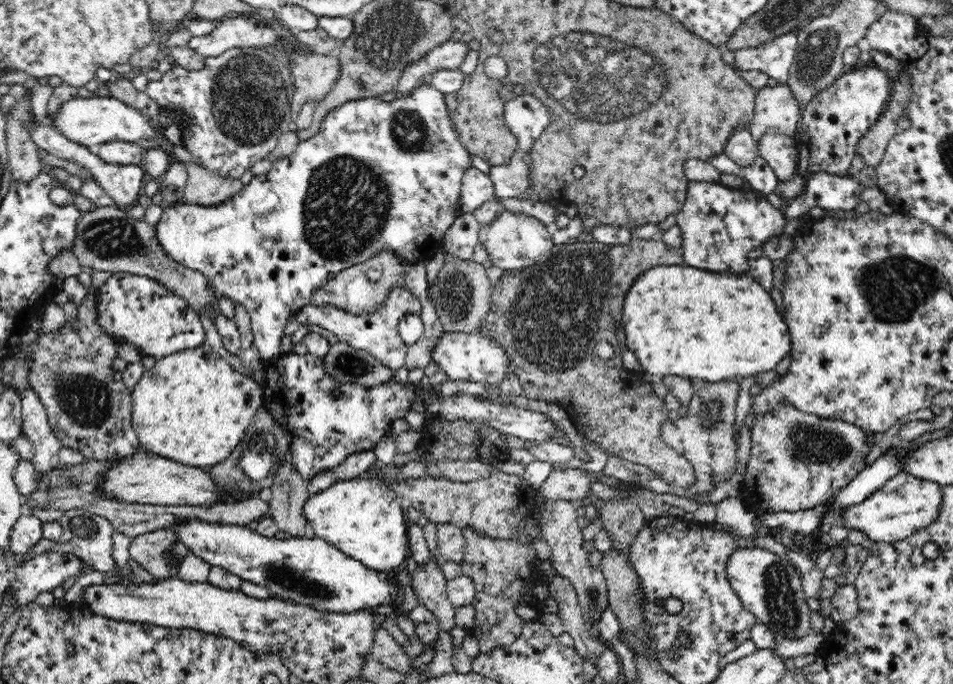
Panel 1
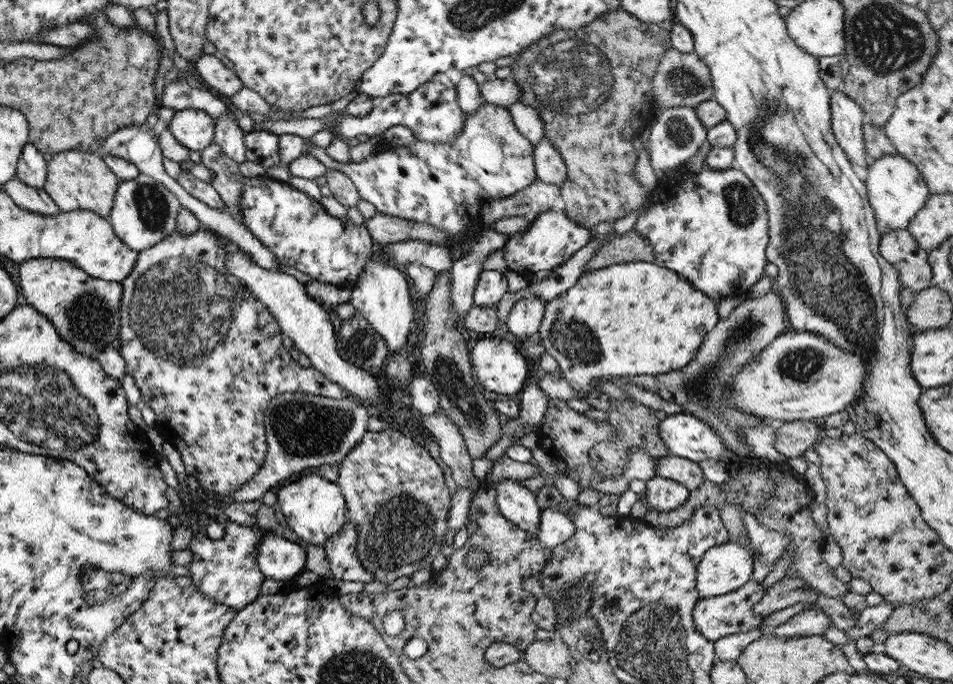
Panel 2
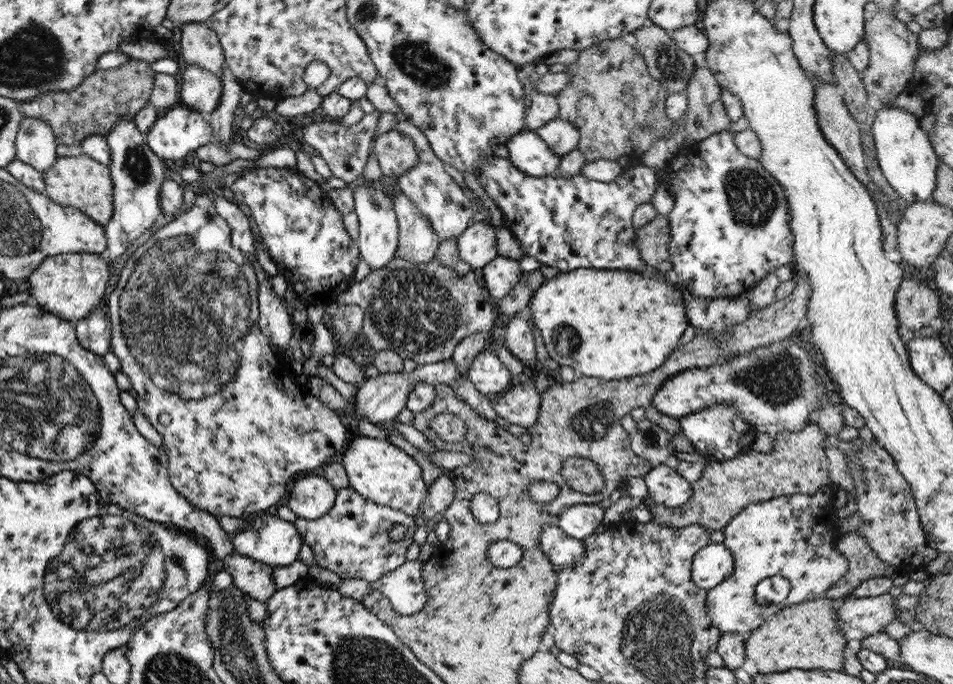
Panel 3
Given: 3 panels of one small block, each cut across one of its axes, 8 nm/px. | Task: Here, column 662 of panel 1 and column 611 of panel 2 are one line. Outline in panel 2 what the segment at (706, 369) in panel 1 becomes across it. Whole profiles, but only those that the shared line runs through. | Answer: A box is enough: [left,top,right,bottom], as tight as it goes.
[538,262,718,400]

